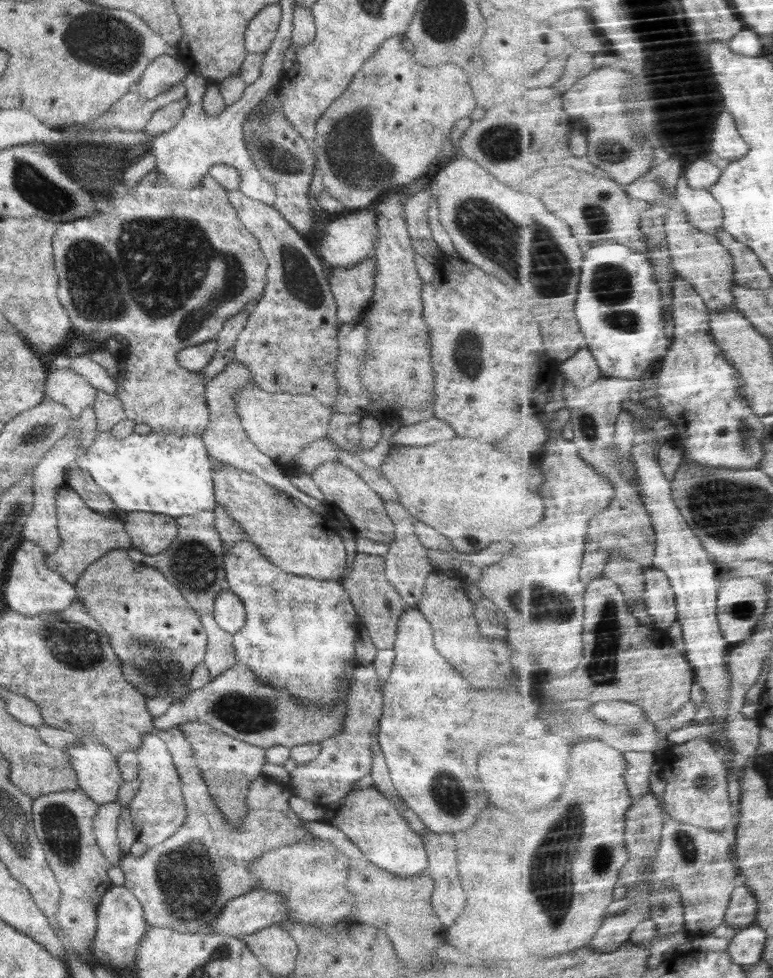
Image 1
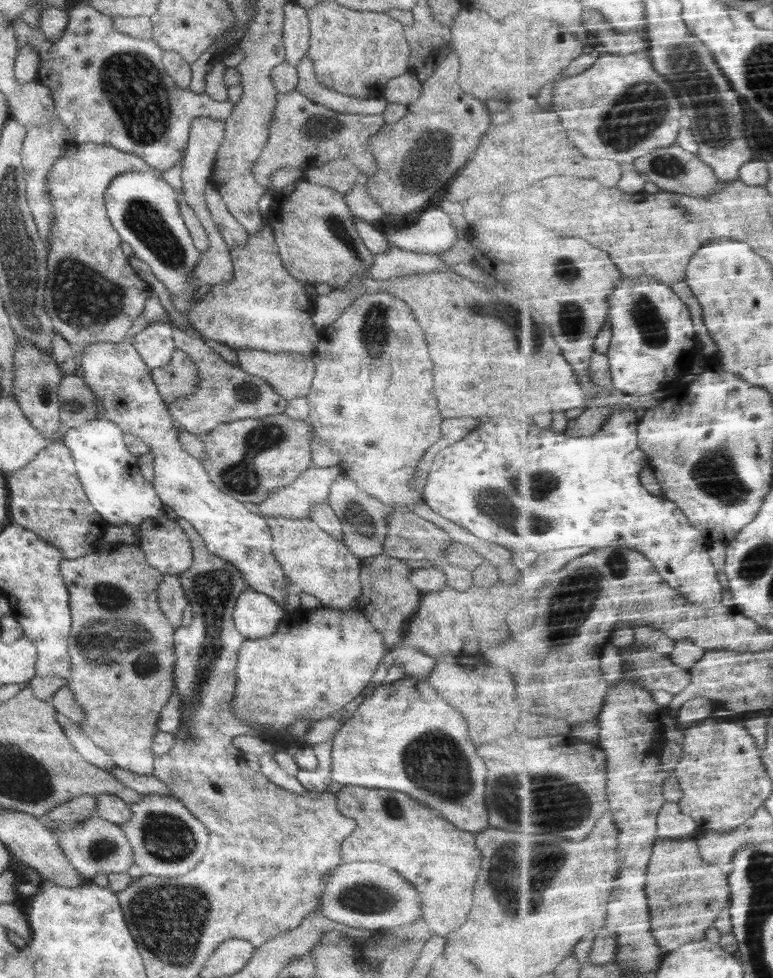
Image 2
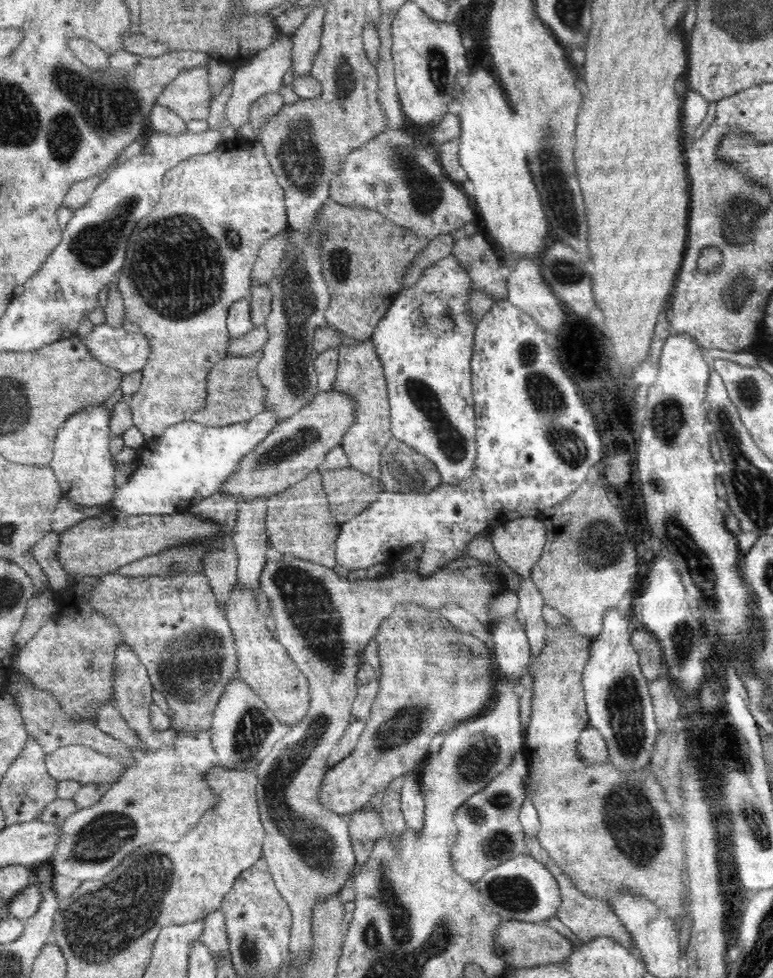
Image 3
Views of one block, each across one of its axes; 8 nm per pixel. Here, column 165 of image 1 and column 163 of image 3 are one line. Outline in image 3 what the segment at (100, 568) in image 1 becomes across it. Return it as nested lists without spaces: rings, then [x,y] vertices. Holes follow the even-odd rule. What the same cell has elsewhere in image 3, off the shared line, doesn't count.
[[[108,573],[100,576],[100,582],[90,590],[90,603],[92,607],[112,622],[116,624],[123,633],[123,642],[128,646],[141,660],[141,663],[147,668],[147,674],[153,684],[153,688],[161,692],[168,703],[168,706],[173,710],[172,721],[170,722],[170,729],[178,733],[189,733],[190,731],[208,730],[211,728],[212,716],[222,692],[226,686],[234,681],[239,675],[238,661],[236,657],[236,644],[234,643],[234,636],[230,629],[228,620],[226,619],[225,612],[221,610],[218,605],[218,599],[214,595],[214,591],[210,586],[208,577],[204,573],[196,573],[188,575],[188,573],[176,573],[167,577],[123,577],[116,573]]]

